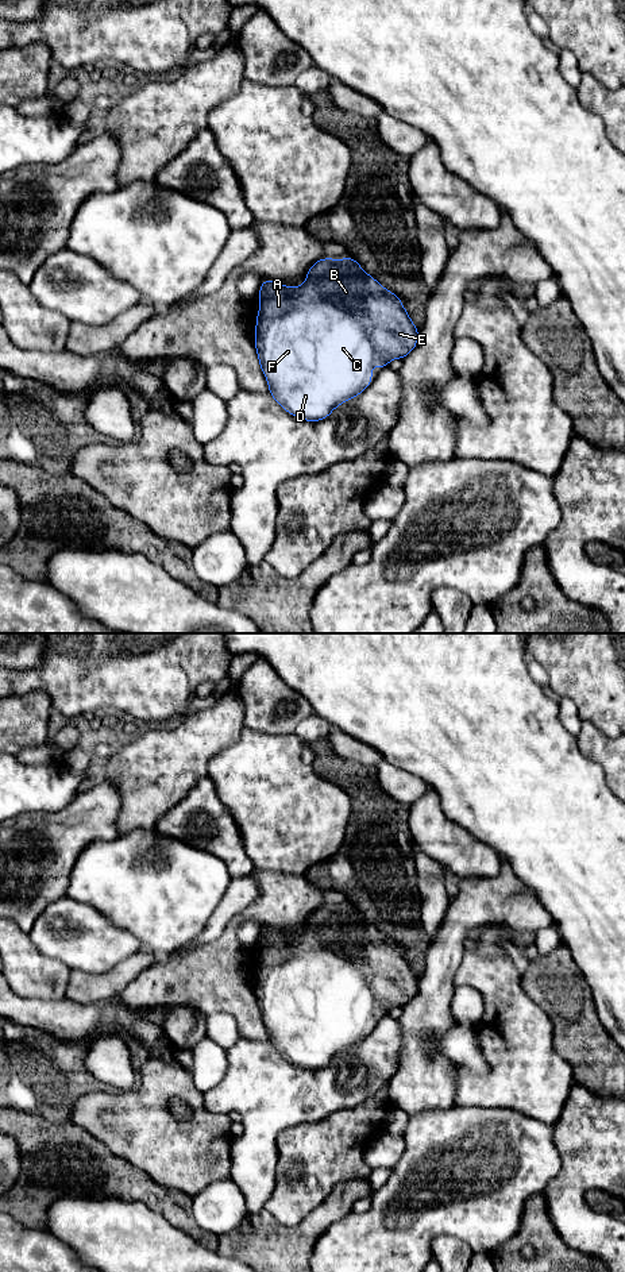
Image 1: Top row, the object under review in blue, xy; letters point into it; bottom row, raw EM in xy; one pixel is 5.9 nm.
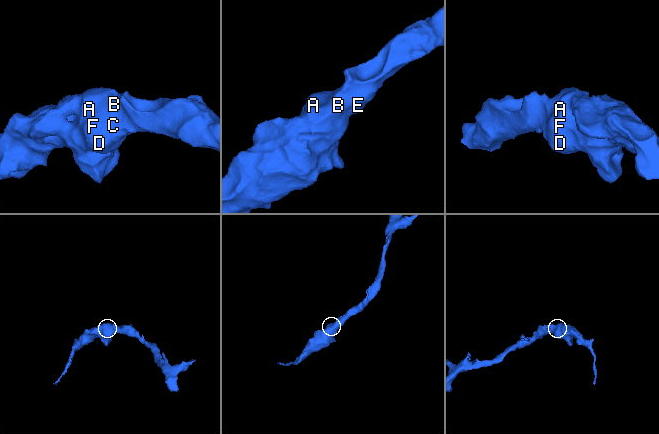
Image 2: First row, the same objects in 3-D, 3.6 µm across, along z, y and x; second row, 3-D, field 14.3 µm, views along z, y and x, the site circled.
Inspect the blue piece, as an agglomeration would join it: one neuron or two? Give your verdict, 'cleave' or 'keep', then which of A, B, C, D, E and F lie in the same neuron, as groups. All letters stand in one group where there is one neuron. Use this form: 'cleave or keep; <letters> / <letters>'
keep; A B C D E F

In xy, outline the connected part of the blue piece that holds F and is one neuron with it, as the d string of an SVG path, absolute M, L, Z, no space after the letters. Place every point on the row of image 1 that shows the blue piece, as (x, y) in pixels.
M352 257L315 262L305 282L297 288L266 280L258 293L254 343L269 393L286 412L305 421L324 420L336 406L367 389L371 385L374 362L385 369L391 359L405 358L417 346L418 329L400 297L367 274Z

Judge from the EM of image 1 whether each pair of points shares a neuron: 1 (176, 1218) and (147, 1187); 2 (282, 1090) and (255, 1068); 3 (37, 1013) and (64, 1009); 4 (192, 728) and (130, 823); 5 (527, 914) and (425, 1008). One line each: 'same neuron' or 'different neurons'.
1: same neuron
2: same neuron
3: same neuron
4: same neuron
5: same neuron

